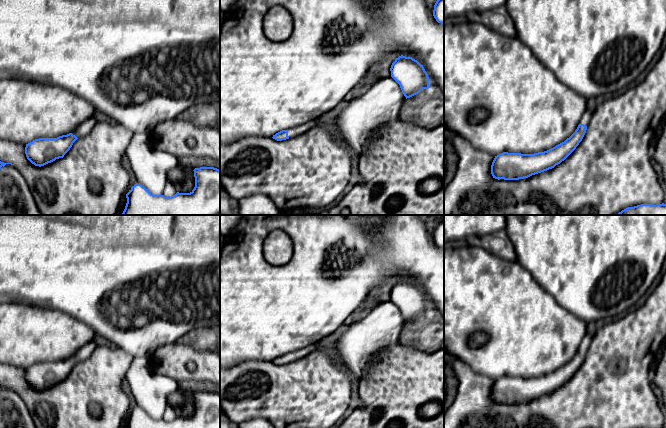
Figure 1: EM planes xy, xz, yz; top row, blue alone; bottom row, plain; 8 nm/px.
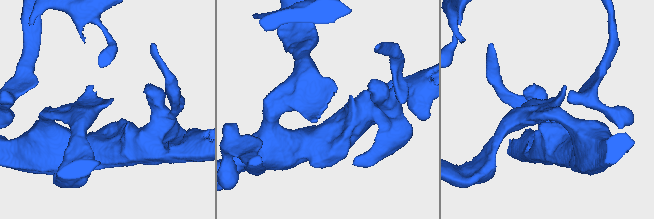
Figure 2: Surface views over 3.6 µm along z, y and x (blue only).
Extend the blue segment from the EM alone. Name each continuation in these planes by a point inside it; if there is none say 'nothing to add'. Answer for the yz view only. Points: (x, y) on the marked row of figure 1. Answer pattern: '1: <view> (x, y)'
1: yz (585, 119)

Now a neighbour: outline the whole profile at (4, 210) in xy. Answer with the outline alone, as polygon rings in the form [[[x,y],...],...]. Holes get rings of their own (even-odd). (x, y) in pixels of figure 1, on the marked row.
[[[11,164],[0,168],[0,215],[43,215],[37,207],[26,180]]]

